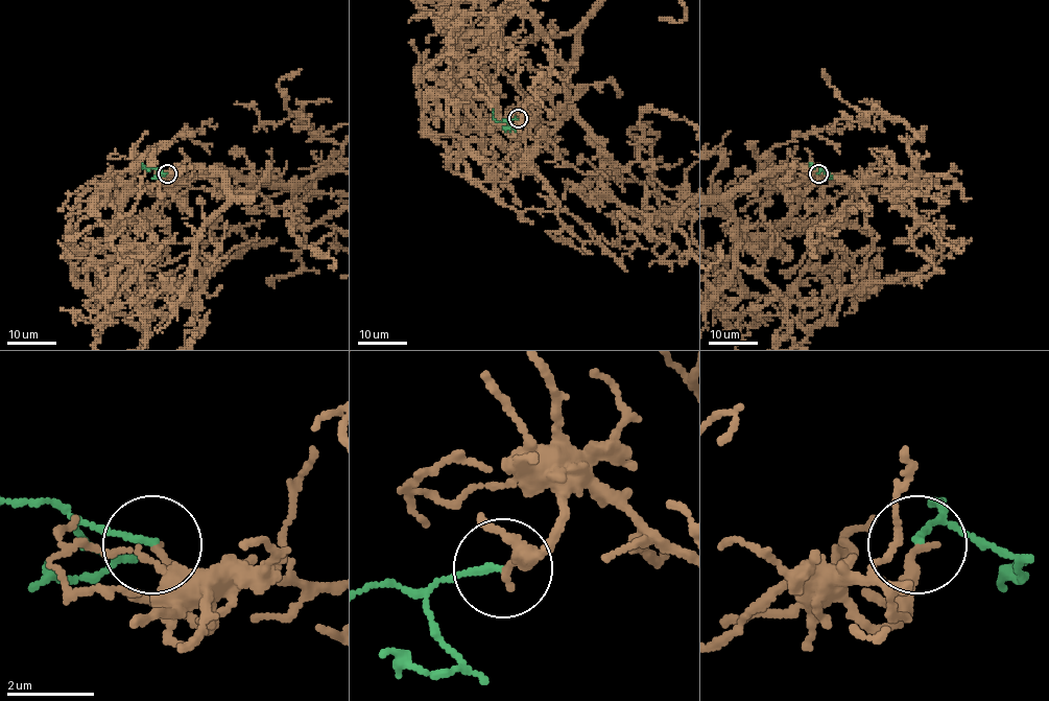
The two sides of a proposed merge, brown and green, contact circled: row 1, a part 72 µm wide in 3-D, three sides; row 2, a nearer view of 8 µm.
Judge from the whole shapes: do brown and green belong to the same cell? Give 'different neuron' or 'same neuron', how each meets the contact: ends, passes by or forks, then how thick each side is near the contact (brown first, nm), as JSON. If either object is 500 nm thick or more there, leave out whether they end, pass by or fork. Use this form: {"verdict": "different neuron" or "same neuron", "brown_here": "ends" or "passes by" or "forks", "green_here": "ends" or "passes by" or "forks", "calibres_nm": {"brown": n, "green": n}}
{"verdict": "different neuron", "brown_here": "ends", "green_here": "ends", "calibres_nm": {"brown": 220, "green": 140}}

